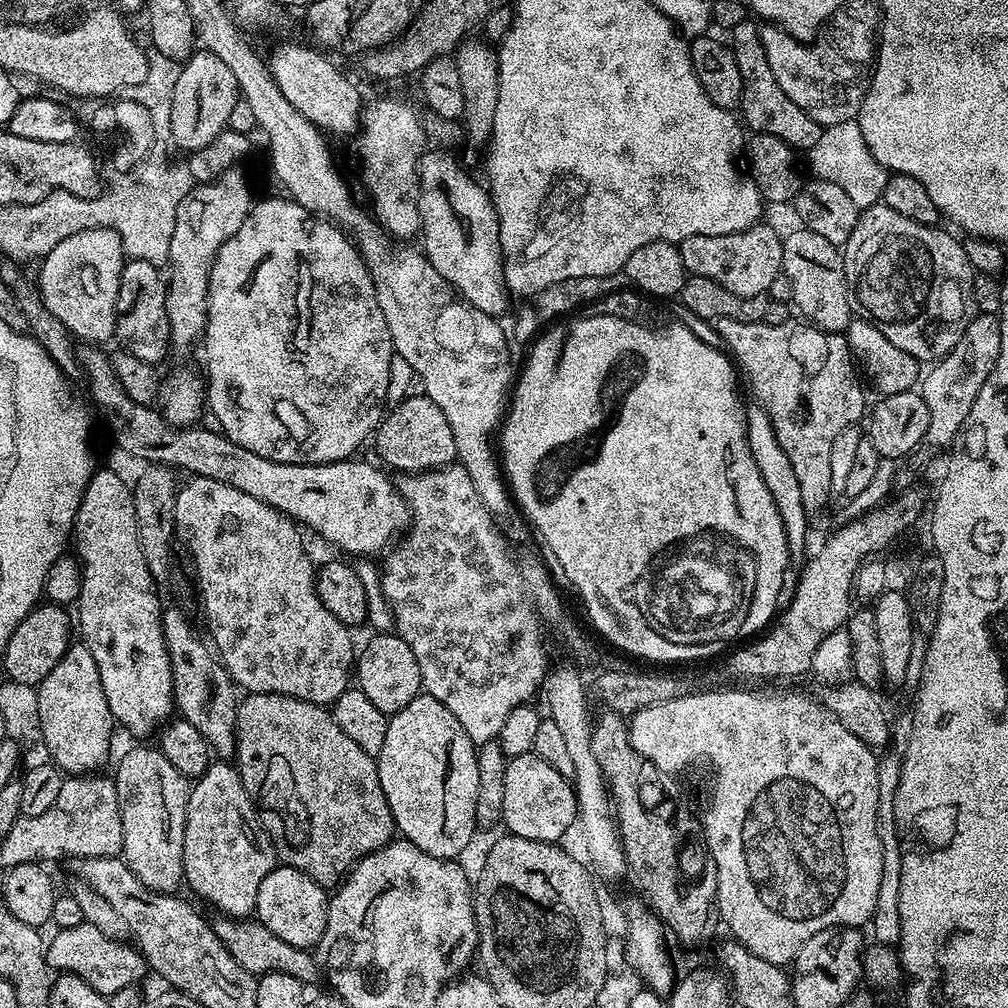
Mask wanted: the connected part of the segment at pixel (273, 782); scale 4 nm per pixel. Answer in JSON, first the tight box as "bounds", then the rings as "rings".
{"bounds":[234,693,397,885],"rings":[[[247,693],[236,705],[234,764],[252,802],[255,819],[275,846],[277,857],[287,867],[300,868],[314,882],[339,885],[357,862],[394,839],[397,827],[386,794],[382,794],[376,757],[342,734],[327,707],[278,694]]]}

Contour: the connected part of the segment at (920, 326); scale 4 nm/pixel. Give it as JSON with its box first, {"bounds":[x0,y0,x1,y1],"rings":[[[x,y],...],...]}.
{"bounds":[842,202,976,362],"rings":[[[881,202],[859,213],[857,224],[842,248],[853,313],[859,319],[873,324],[890,342],[919,362],[943,359],[962,338],[963,331],[974,315],[972,299],[976,296],[976,288],[972,285],[972,263],[970,258],[966,258],[963,243],[942,229],[940,226],[902,218],[898,210],[890,210]]]}

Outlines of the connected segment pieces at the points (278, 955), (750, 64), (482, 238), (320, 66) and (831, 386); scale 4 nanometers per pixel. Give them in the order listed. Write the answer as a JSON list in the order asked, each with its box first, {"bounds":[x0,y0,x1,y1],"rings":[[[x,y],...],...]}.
[{"bounds":[211,914,318,986],"rings":[[[223,914],[217,915],[215,918],[217,920],[213,919],[211,921],[214,934],[218,934],[222,946],[226,946],[230,958],[234,958],[234,962],[238,962],[238,966],[242,966],[242,970],[246,970],[257,978],[265,976],[267,972],[290,974],[290,978],[298,978],[305,986],[312,986],[312,983],[316,980],[316,976],[318,980],[318,965],[311,951],[290,946],[290,942],[282,942],[282,938],[270,934],[270,930],[266,930],[266,926],[262,926],[259,920],[255,918],[233,918]]]},{"bounds":[730,18,822,150],"rings":[[[749,18],[738,22],[738,26],[730,29],[730,36],[732,36],[730,47],[738,62],[738,70],[742,74],[742,98],[739,111],[742,113],[743,123],[749,129],[752,127],[753,133],[765,132],[774,138],[780,138],[793,150],[812,148],[814,142],[818,142],[822,125],[814,122],[814,118],[810,118],[810,114],[806,114],[806,110],[794,106],[794,102],[790,102],[790,98],[786,98],[782,86],[778,86],[774,74],[770,71],[770,62],[766,62],[766,50],[762,50],[762,38],[757,21]]]},{"bounds":[420,150,510,318],"rings":[[[436,150],[440,152],[425,151],[424,156],[420,159],[420,226],[422,229],[422,251],[427,256],[434,270],[438,270],[438,274],[442,274],[442,278],[446,278],[446,282],[451,288],[456,289],[464,299],[471,302],[478,310],[482,310],[482,314],[494,316],[497,318],[503,317],[503,312],[508,308],[508,300],[510,301],[510,293],[504,284],[504,259],[500,253],[500,227],[498,226],[498,214],[492,205],[491,195],[483,183],[480,184],[472,176],[467,176],[460,169],[460,164],[454,157],[448,153],[448,150]]]},{"bounds":[267,44,362,137],"rings":[[[304,44],[278,45],[272,56],[267,57],[268,69],[274,74],[274,82],[278,82],[278,90],[282,90],[298,114],[325,133],[337,132],[340,136],[351,137],[359,129],[362,119],[360,92],[334,61],[323,56],[325,53],[319,47],[311,47]]]},{"bounds":[714,318,866,518],"rings":[[[718,318],[714,321],[714,328],[724,339],[723,347],[730,353],[739,371],[741,368],[748,375],[748,380],[756,391],[755,399],[760,407],[766,410],[774,426],[774,434],[778,434],[778,446],[786,450],[786,458],[790,458],[794,466],[798,487],[802,489],[805,514],[810,518],[816,518],[827,506],[828,499],[833,499],[834,496],[830,486],[830,450],[834,447],[834,438],[838,438],[842,430],[859,425],[865,419],[866,404],[864,408],[864,392],[860,389],[862,380],[858,375],[847,337],[844,334],[824,332],[807,322],[799,323],[770,326],[763,322],[747,324],[734,322],[734,318]]]}]

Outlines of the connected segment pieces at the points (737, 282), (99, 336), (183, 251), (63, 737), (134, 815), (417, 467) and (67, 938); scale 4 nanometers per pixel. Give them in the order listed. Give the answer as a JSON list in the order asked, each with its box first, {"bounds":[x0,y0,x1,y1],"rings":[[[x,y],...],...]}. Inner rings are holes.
[{"bounds":[679,222,784,296],"rings":[[[767,222],[755,224],[734,234],[695,236],[679,241],[685,273],[718,282],[726,286],[730,294],[739,296],[762,296],[767,293],[770,282],[784,267],[784,241]]]},{"bounds":[38,228,126,346],"rings":[[[91,228],[70,234],[39,261],[38,285],[46,310],[66,326],[77,341],[104,346],[116,335],[118,282],[126,263],[124,243],[112,228]]]},{"bounds":[166,166,254,352],"rings":[[[233,166],[205,184],[197,183],[181,195],[174,217],[174,234],[170,234],[170,254],[166,268],[166,314],[170,318],[170,344],[184,352],[201,343],[208,321],[208,283],[218,250],[246,222],[254,195],[248,180]],[[168,271],[168,272],[167,272]]]},{"bounds":[36,642,114,774],"rings":[[[82,642],[69,643],[66,654],[46,674],[46,678],[36,688],[38,698],[38,718],[40,739],[48,753],[51,763],[65,774],[92,774],[104,764],[108,751],[112,748],[112,728],[114,721],[110,714],[110,706],[106,702],[106,694],[102,690],[102,678],[98,674],[98,662],[94,662],[94,654]]]},{"bounds":[114,747,190,894],"rings":[[[159,747],[152,748],[132,748],[120,761],[116,764],[116,773],[114,773],[116,782],[116,790],[118,794],[118,806],[122,814],[122,846],[124,851],[122,858],[128,863],[128,869],[138,878],[138,882],[142,882],[142,886],[146,886],[155,892],[167,892],[169,894],[177,891],[176,887],[184,884],[184,831],[186,830],[186,810],[188,809],[188,794],[190,791],[190,781],[185,778],[178,770],[174,770],[174,766],[170,766],[170,762],[160,753]]]},{"bounds":[375,394,456,474],"rings":[[[423,394],[408,396],[398,401],[393,408],[391,405],[390,411],[375,430],[375,440],[376,452],[385,460],[383,463],[389,469],[397,468],[400,474],[433,472],[435,468],[446,468],[456,460],[450,422],[446,422],[446,414],[438,410],[435,402]]]},{"bounds":[44,923,149,997],"rings":[[[82,923],[53,931],[53,933],[52,940],[50,936],[44,950],[49,969],[60,974],[66,972],[74,974],[82,978],[82,982],[94,986],[94,990],[98,990],[98,994],[103,996],[110,997],[118,990],[126,990],[126,986],[131,984],[139,985],[144,972],[149,971],[139,948],[131,943],[123,944],[125,942],[123,939],[102,934],[98,926]]]}]

